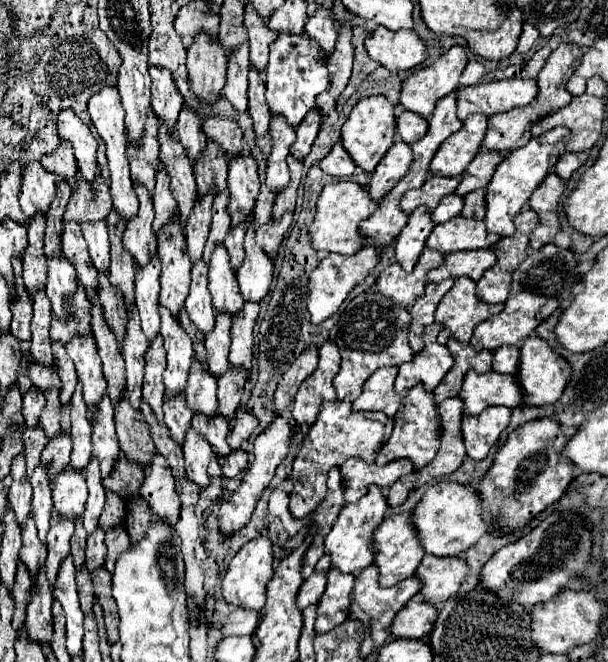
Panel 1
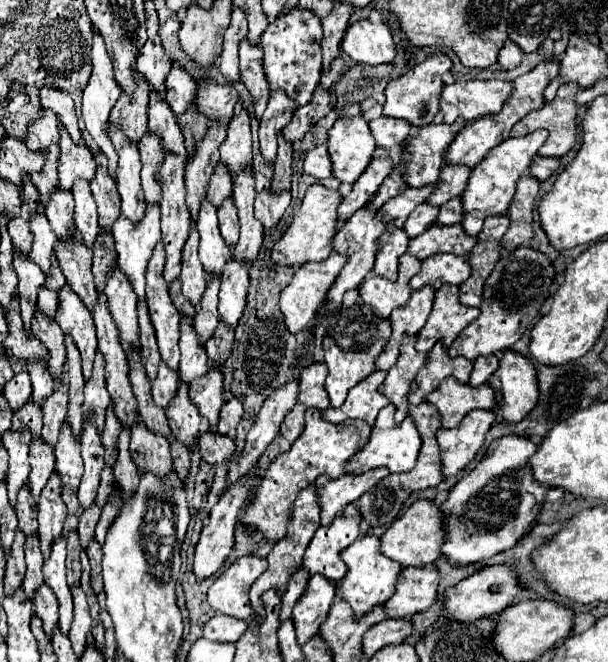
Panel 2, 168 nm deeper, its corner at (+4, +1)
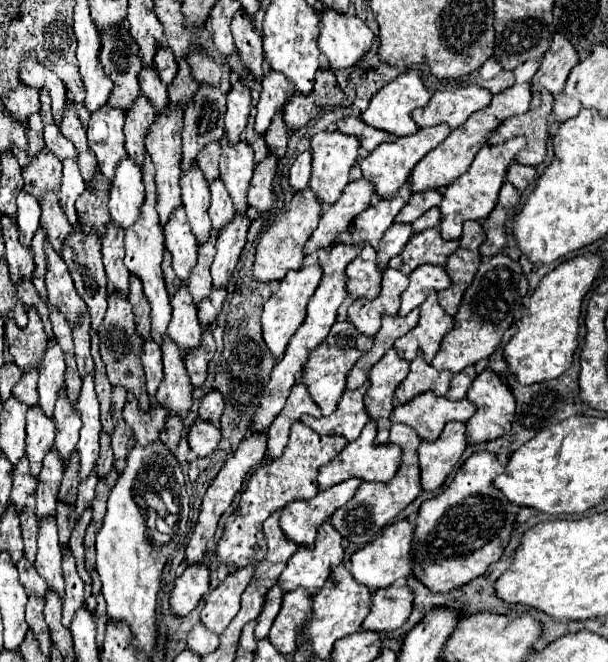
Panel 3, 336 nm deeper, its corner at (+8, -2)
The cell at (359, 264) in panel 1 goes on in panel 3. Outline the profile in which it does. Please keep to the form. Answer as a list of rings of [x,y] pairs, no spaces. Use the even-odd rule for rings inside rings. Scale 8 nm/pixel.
[[[308,265],[302,269],[290,271],[280,281],[278,291],[274,291],[270,295],[270,299],[264,303],[264,307],[262,307],[262,337],[264,337],[264,343],[268,345],[272,357],[280,359],[284,355],[290,337],[294,335],[294,331],[302,325],[302,321],[306,317],[306,303],[314,295],[314,291],[320,283],[320,277],[322,277],[322,269],[318,265]]]

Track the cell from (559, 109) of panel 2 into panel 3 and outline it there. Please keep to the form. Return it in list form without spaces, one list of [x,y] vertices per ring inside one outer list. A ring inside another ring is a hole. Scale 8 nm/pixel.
[[[540,91],[540,99],[542,99],[540,107],[524,115],[508,117],[496,129],[496,133],[490,133],[490,145],[504,143],[510,137],[526,137],[526,149],[518,151],[518,157],[514,161],[544,161],[548,123],[550,123],[550,111],[554,105],[554,97],[548,91]]]

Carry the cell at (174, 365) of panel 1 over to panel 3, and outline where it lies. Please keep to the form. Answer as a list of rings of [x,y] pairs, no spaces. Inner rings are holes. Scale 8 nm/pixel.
[[[148,153],[144,157],[144,165],[142,165],[142,181],[144,181],[144,187],[146,187],[146,201],[142,203],[138,221],[126,231],[126,239],[124,239],[126,257],[124,257],[124,263],[130,269],[130,273],[140,277],[140,281],[144,285],[144,293],[146,293],[150,305],[152,305],[152,313],[150,313],[152,315],[152,339],[160,345],[162,343],[162,335],[166,333],[170,317],[172,317],[172,307],[170,307],[170,297],[168,297],[168,291],[166,291],[166,285],[164,285],[164,277],[162,277],[162,269],[160,269],[162,253],[164,253],[164,233],[162,233],[160,217],[156,213],[154,165],[152,165]]]

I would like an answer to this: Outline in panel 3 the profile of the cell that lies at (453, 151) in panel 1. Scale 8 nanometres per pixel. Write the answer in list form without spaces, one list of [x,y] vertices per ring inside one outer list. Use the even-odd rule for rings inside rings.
[[[434,125],[434,127],[424,127],[418,129],[418,133],[400,137],[394,141],[386,141],[378,145],[368,157],[360,159],[356,165],[362,169],[362,177],[368,179],[374,185],[374,193],[380,195],[382,199],[390,199],[396,195],[396,191],[408,183],[408,177],[414,169],[414,165],[434,147],[438,147],[446,137],[450,135],[450,129],[446,125]]]

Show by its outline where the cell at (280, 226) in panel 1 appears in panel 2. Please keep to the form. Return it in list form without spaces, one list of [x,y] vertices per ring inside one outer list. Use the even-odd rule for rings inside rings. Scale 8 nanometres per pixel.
[[[266,190],[256,196],[256,204],[254,204],[256,218],[262,222],[264,230],[272,230],[280,222],[288,206],[290,206],[290,192],[274,194],[272,190]]]

